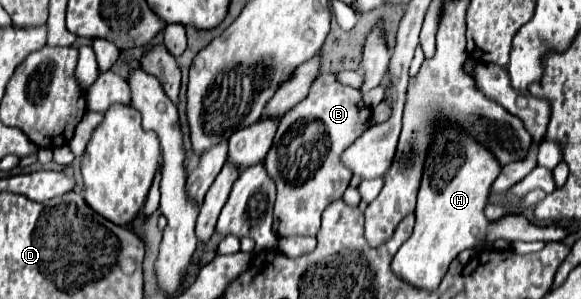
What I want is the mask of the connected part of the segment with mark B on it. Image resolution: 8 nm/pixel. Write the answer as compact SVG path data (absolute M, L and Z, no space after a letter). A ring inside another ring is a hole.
M322 73L314 81L308 97L280 119L272 149L264 159L266 171L278 187L272 227L276 237L316 235L326 205L344 195L352 171L342 165L340 155L364 131L360 107L362 93L358 89L342 85L334 73Z

